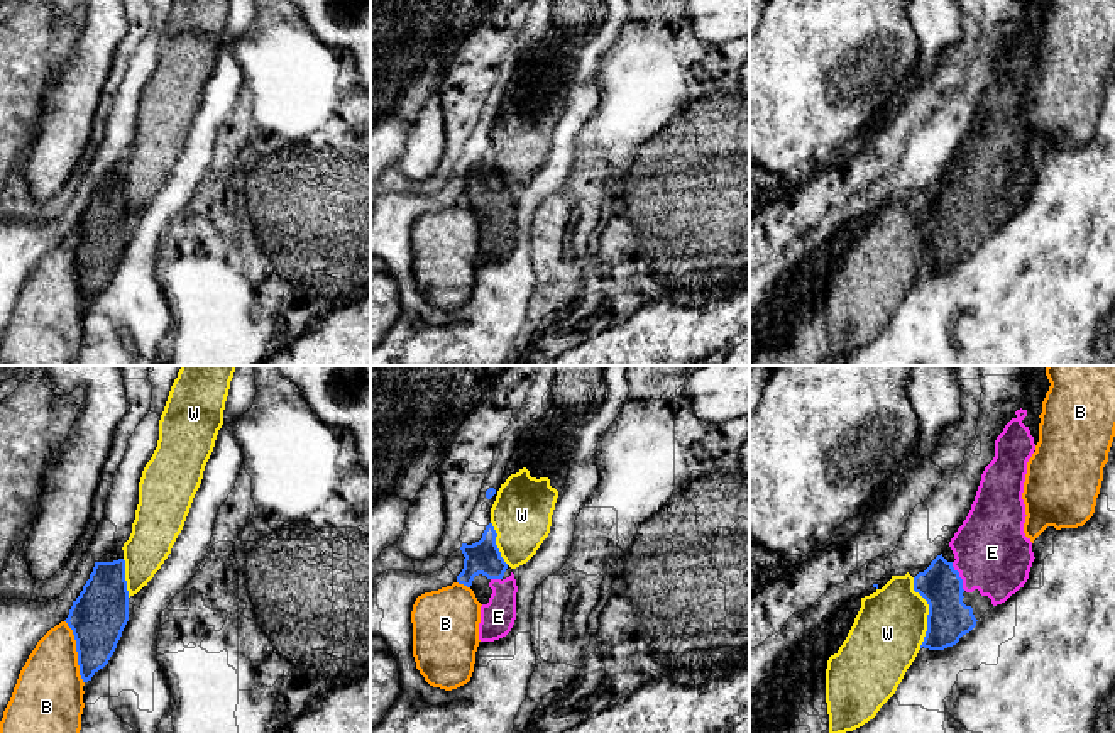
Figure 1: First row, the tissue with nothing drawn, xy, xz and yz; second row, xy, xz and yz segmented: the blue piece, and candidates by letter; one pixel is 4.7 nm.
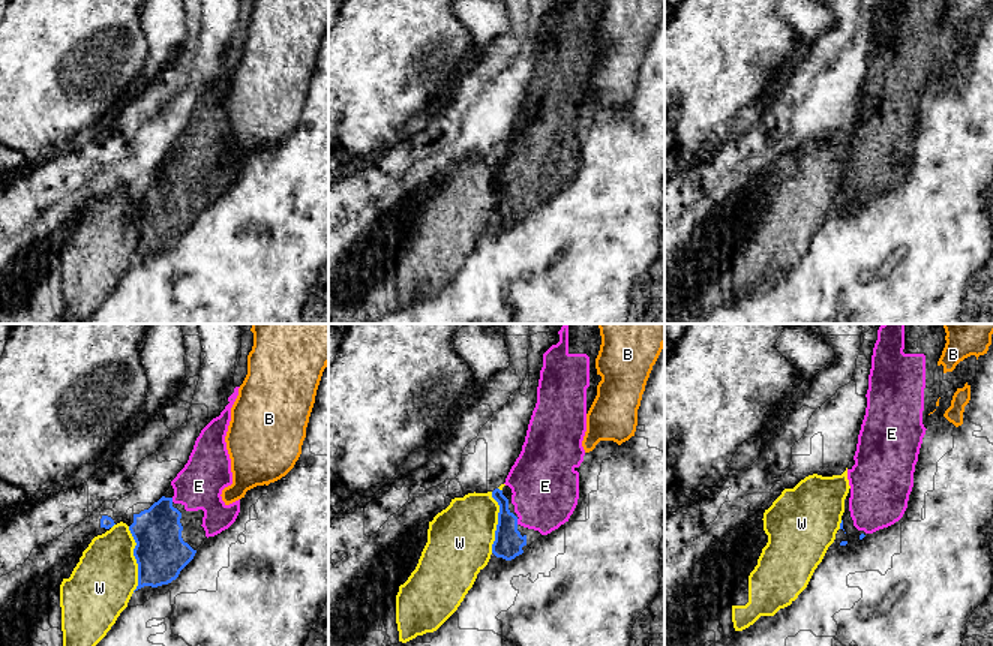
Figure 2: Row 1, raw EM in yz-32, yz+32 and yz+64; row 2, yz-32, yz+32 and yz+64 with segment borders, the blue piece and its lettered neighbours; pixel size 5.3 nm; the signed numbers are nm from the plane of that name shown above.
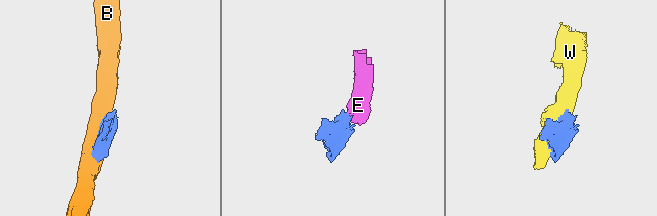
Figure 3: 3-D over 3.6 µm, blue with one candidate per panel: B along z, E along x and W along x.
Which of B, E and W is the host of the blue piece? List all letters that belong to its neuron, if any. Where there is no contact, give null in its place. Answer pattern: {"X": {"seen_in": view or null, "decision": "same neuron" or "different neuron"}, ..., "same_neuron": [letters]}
{"B": {"seen_in": "xy", "decision": "different neuron"}, "E": {"seen_in": "yz", "decision": "same neuron"}, "W": {"seen_in": "yz", "decision": "different neuron"}, "same_neuron": ["E"]}

